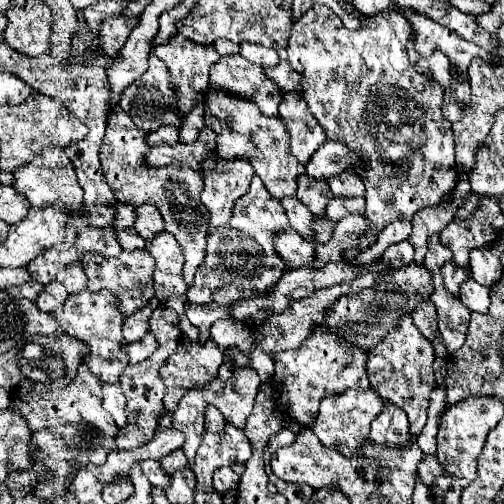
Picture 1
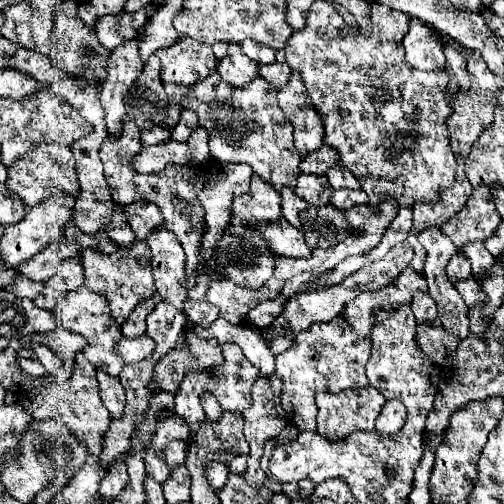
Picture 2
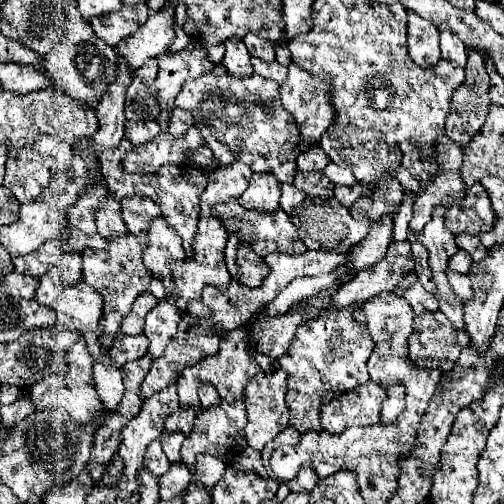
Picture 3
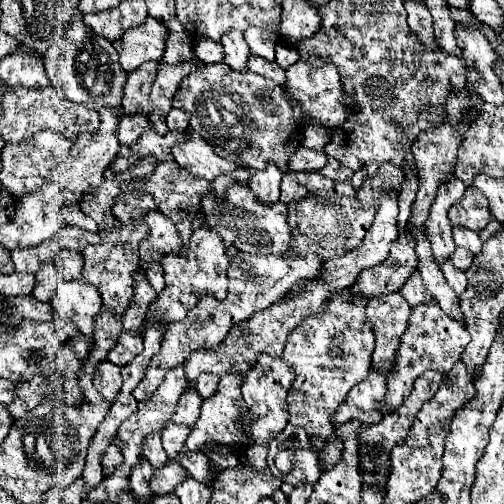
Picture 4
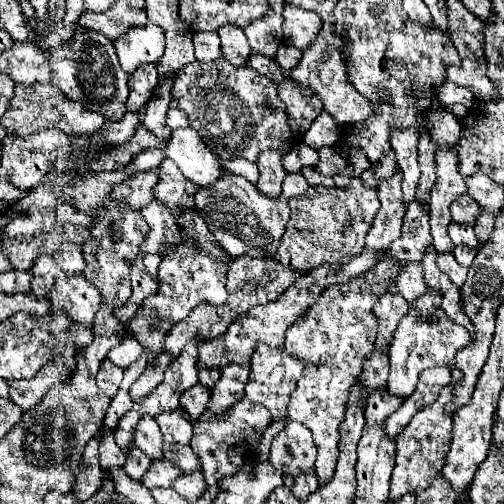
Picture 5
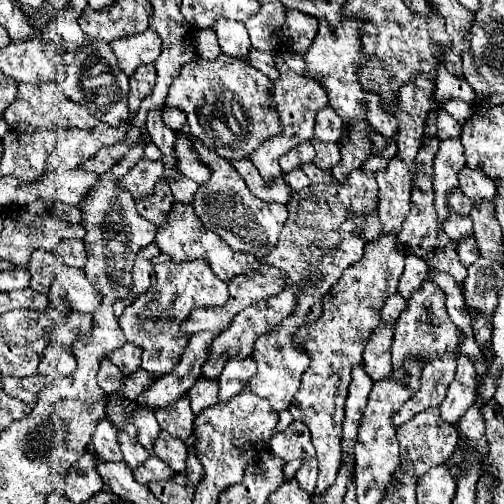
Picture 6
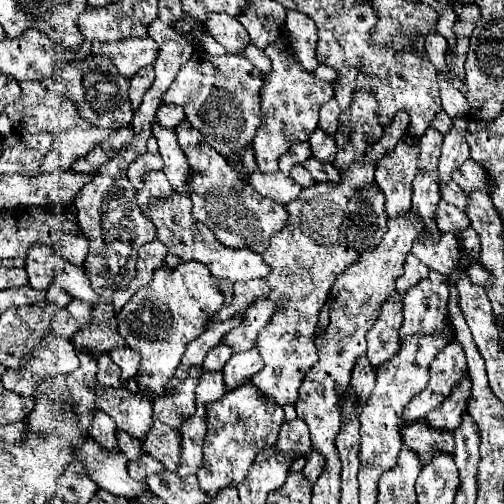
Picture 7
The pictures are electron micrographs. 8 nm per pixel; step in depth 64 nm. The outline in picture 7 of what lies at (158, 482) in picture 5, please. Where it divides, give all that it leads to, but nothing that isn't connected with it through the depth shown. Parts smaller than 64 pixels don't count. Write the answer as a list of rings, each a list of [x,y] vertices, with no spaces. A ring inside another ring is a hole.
[[[142,454],[138,460],[128,462],[128,474],[132,476],[132,480],[138,480],[138,482],[144,482],[146,476],[150,476],[154,472],[162,472],[162,470],[164,468],[160,468],[160,462],[152,460],[152,456],[148,456],[148,454]]]

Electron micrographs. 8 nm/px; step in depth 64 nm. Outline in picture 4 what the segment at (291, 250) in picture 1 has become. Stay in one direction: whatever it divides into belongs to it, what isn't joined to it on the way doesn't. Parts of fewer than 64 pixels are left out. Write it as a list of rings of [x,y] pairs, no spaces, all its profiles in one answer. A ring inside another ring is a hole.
[[[232,184],[224,190],[222,196],[216,196],[212,190],[200,196],[200,212],[206,218],[206,224],[220,234],[226,248],[234,246],[240,252],[250,254],[282,254],[288,252],[290,228],[288,228],[288,212],[284,202],[276,202],[274,206],[262,204],[248,184]]]

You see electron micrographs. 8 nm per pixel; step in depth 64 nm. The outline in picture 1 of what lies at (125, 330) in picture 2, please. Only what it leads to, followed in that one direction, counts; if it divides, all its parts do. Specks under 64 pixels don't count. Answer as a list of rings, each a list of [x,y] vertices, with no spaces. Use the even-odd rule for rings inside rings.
[[[144,306],[138,312],[134,312],[132,316],[128,316],[124,320],[124,340],[130,344],[134,340],[140,340],[140,336],[144,336],[148,332],[148,316],[152,314],[152,306]]]

